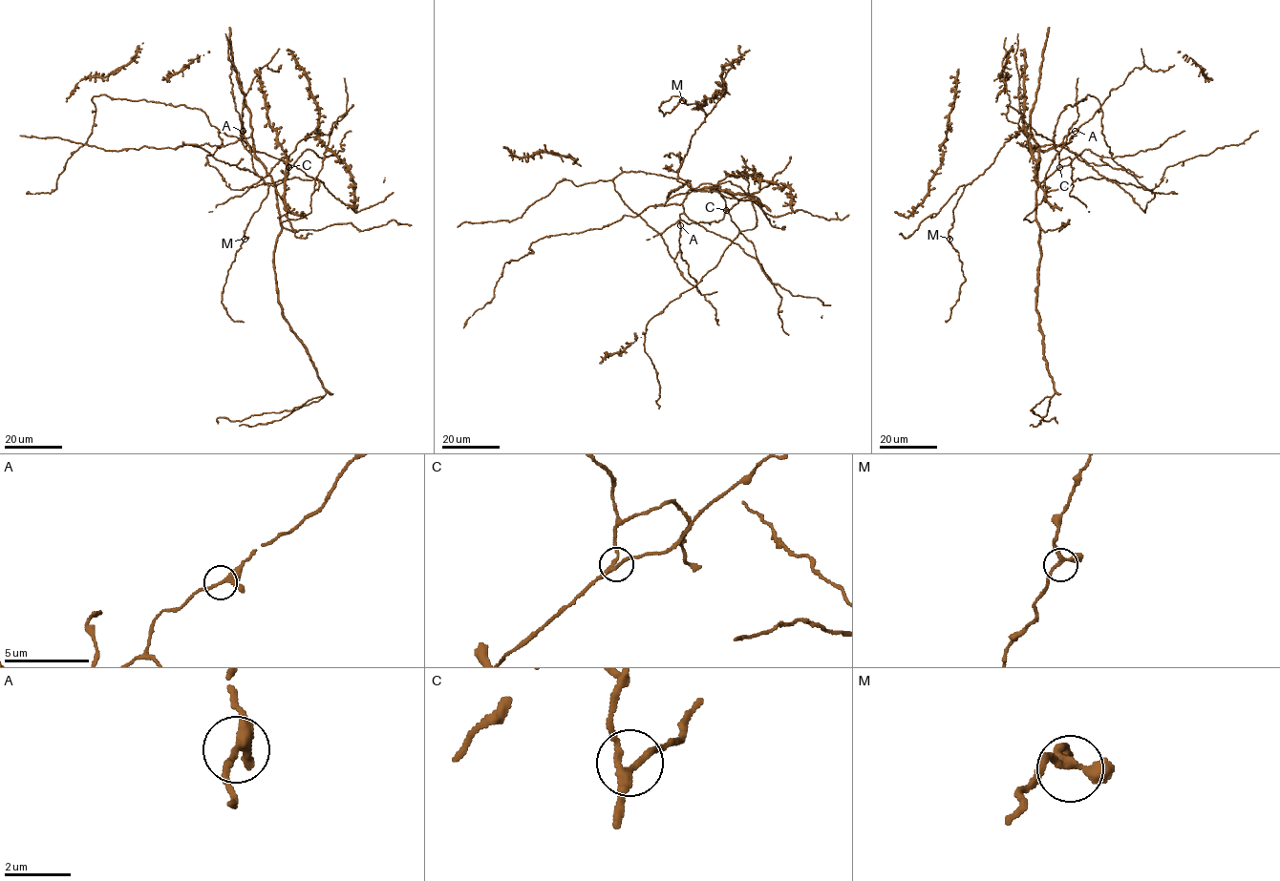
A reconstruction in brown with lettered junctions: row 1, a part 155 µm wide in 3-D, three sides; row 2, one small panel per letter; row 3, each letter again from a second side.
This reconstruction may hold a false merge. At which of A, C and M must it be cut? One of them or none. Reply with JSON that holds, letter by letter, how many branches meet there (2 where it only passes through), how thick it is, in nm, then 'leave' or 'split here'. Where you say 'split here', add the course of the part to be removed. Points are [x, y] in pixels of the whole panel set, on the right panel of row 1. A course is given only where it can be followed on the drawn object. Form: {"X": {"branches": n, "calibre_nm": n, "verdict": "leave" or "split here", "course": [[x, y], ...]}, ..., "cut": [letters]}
{"A": {"branches": 3, "calibre_nm": 200, "verdict": "leave"}, "C": {"branches": 3, "calibre_nm": 200, "verdict": "leave"}, "M": {"branches": 3, "calibre_nm": 190, "verdict": "leave"}, "cut": []}

